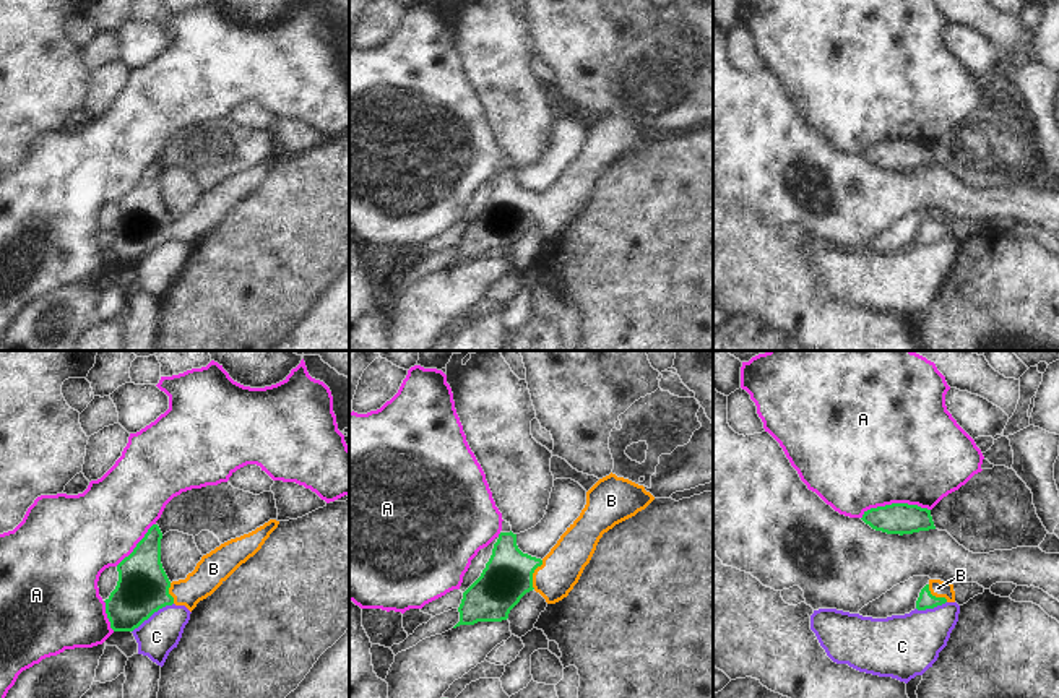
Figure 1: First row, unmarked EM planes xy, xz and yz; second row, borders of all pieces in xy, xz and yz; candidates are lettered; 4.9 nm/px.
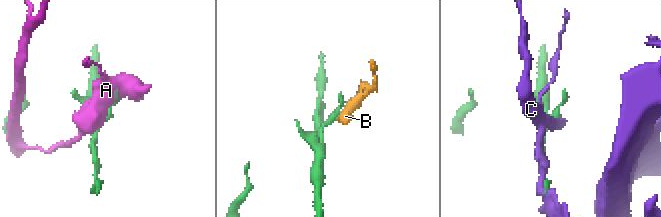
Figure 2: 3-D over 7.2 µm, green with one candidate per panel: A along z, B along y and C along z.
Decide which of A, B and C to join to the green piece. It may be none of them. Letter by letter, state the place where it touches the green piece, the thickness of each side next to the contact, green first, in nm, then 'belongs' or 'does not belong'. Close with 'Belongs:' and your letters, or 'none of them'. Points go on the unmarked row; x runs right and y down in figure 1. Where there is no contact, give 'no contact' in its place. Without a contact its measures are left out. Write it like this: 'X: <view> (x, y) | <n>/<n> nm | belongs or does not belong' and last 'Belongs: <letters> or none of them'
A: yz (894, 140) | 160/500 nm | does not belong
B: xz (531, 211) | 240/200 nm | belongs
C: xy (151, 250) | 260/200 nm | does not belong
Belongs: B

